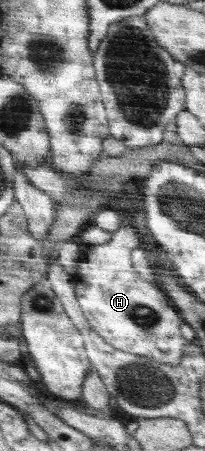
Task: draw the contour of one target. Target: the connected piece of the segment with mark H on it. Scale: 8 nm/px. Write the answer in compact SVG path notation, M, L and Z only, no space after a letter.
M127 214L127 220L113 233L113 238L109 242L82 249L83 254L80 256L78 271L72 282L75 296L78 296L80 307L87 316L91 328L98 332L107 344L136 356L147 356L155 362L179 365L183 358L183 350L189 342L185 342L185 338L181 336L181 330L179 330L181 318L177 310L169 304L165 293L157 284L145 282L131 266L131 250L137 248L141 242L141 235L133 224L133 216Z

